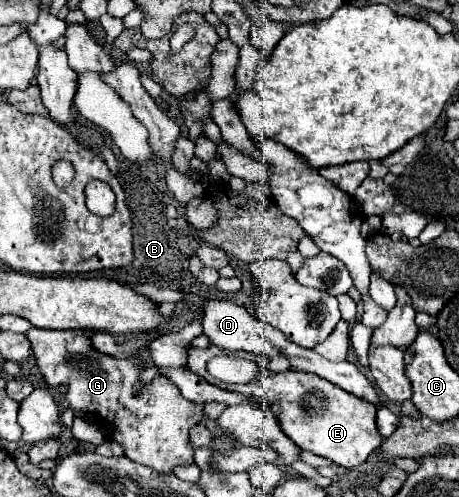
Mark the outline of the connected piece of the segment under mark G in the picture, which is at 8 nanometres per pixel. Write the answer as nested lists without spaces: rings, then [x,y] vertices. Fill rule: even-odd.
[[[28,329],[26,333],[28,341],[32,343],[32,351],[38,363],[38,369],[50,389],[54,387],[66,387],[66,401],[74,411],[82,411],[86,415],[98,413],[106,437],[110,441],[116,441],[124,447],[124,455],[140,465],[152,467],[158,473],[174,473],[176,467],[188,467],[194,463],[194,449],[188,439],[190,427],[202,421],[204,417],[204,405],[194,403],[182,397],[178,387],[162,375],[156,375],[150,383],[140,383],[140,373],[144,371],[144,365],[140,357],[112,357],[104,355],[98,349],[94,349],[90,337],[86,331],[46,331],[46,329]]]

